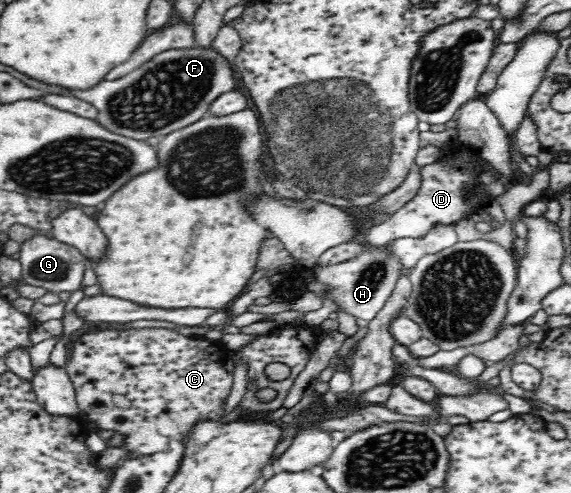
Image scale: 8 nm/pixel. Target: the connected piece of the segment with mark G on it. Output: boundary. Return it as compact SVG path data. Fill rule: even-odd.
M44 235L35 237L19 246L22 263L21 278L28 285L42 286L54 293L74 293L84 288L82 277L86 270L86 257L76 248L56 239L48 239Z

